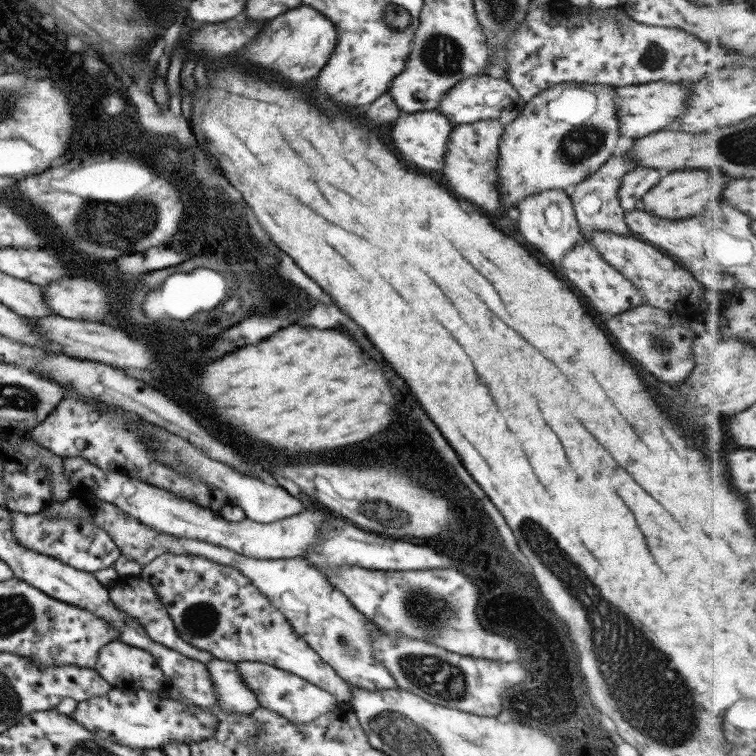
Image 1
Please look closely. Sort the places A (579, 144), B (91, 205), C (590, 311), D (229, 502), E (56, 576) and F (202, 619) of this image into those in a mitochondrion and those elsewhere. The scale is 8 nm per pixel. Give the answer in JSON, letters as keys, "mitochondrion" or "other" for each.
{"A":"mitochondrion","B":"other","C":"other","D":"other","E":"other","F":"mitochondrion"}

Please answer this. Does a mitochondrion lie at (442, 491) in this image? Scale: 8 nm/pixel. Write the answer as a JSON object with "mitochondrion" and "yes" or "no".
{"mitochondrion":"no"}

